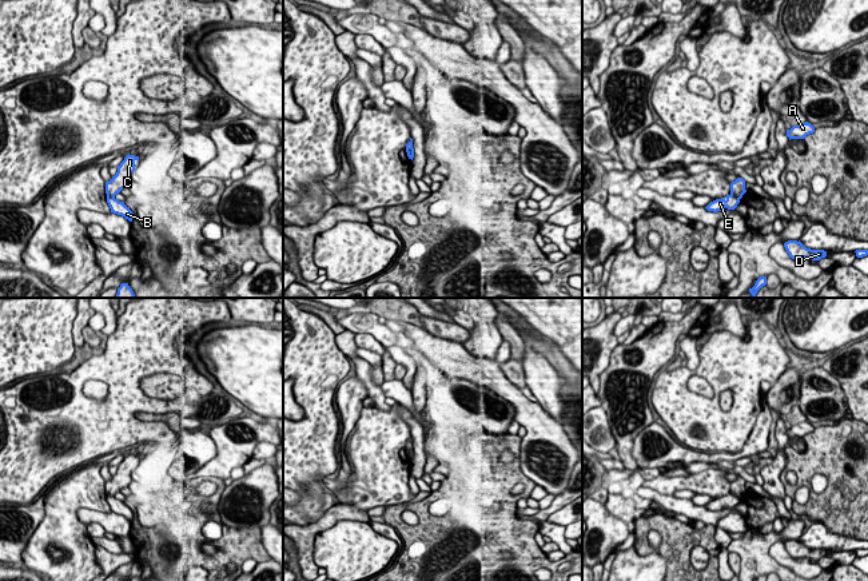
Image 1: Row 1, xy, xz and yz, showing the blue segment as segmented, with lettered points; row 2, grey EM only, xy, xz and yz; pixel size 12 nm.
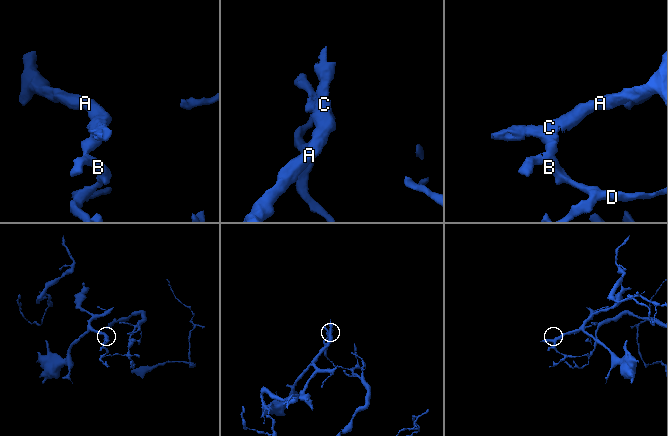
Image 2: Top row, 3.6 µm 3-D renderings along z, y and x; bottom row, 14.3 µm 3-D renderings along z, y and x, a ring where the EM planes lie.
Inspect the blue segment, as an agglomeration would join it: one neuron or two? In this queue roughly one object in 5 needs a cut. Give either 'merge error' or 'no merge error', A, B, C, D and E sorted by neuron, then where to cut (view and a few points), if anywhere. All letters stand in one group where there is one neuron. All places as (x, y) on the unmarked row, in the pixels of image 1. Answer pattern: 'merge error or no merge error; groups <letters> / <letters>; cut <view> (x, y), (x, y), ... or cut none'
merge error; groups A C / B D E; cut yz (731, 492), (739, 498)

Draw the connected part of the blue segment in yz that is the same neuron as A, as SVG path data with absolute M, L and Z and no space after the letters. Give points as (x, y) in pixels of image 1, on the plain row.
M805 421L799 425L793 425L791 429L787 429L787 435L791 438L804 438L807 434L813 433L815 426Z

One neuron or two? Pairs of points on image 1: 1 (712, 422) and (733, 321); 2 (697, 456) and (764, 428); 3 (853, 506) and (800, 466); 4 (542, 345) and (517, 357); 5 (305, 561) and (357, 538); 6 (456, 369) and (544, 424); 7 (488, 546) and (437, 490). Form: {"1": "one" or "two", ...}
{"1": "two", "2": "one", "3": "one", "4": "two", "5": "two", "6": "one", "7": "one"}

